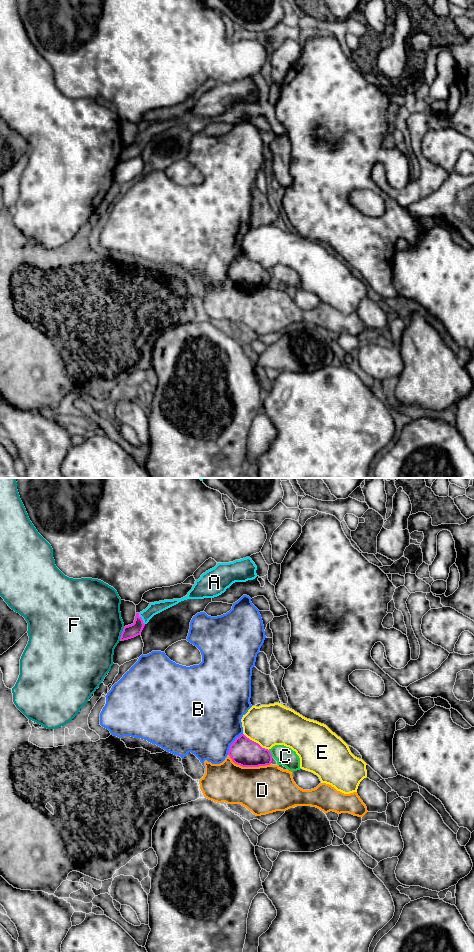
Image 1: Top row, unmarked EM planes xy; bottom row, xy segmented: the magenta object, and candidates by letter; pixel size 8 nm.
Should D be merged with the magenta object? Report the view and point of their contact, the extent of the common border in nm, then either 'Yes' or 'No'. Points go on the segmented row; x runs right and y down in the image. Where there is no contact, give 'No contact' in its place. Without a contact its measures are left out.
Touches magenta at xy (248, 766). Shared border 360 nm. No

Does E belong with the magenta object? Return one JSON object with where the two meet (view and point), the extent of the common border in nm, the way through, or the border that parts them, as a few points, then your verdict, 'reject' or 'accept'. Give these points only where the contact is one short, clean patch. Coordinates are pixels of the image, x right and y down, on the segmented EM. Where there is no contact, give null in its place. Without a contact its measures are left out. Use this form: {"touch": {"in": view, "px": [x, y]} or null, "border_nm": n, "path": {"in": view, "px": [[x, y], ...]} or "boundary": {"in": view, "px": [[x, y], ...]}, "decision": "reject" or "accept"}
{"touch": {"in": "xy", "px": [255, 742]}, "border_nm": 240, "boundary": {"in": "xy", "px": [[243, 733], [268, 750]]}, "decision": "reject"}

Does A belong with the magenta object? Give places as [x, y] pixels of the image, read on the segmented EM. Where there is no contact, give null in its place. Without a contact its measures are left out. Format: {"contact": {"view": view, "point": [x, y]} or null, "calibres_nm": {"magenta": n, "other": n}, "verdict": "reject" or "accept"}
{"contact": {"view": "xy", "point": [141, 619]}, "calibres_nm": {"magenta": 110, "other": 100}, "verdict": "accept"}

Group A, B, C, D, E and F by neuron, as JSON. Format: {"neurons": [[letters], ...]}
{"neurons": [["A"], ["B"], ["C"], ["D"], ["E"], ["F"]]}

